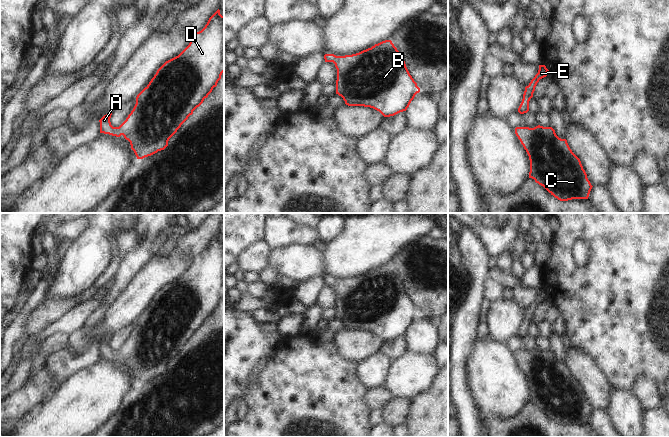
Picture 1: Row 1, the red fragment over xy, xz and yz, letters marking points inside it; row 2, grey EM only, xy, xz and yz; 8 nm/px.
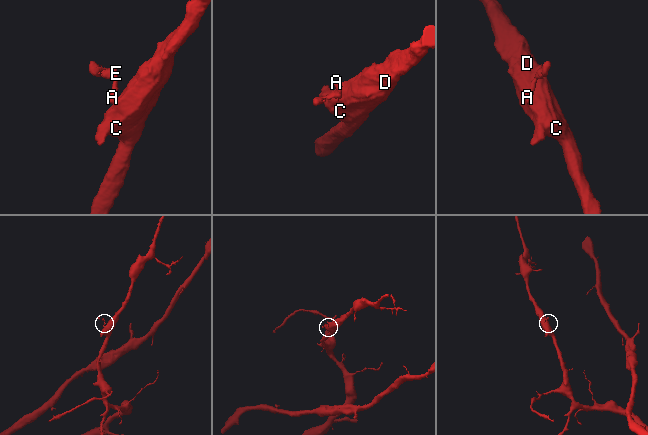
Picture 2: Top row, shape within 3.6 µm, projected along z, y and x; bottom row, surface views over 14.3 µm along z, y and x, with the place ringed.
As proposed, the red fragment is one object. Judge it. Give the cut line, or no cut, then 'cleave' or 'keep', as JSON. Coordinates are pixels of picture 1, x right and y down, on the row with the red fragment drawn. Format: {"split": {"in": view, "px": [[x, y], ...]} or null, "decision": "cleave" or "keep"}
{"split": null, "decision": "keep"}

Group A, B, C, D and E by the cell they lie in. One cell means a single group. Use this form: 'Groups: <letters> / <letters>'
Groups: A B C D E.

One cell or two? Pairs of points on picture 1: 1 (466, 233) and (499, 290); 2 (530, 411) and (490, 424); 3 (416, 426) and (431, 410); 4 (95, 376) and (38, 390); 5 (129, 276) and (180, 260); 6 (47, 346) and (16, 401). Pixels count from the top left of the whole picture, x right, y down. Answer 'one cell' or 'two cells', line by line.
1: two cells
2: one cell
3: one cell
4: two cells
5: two cells
6: two cells

